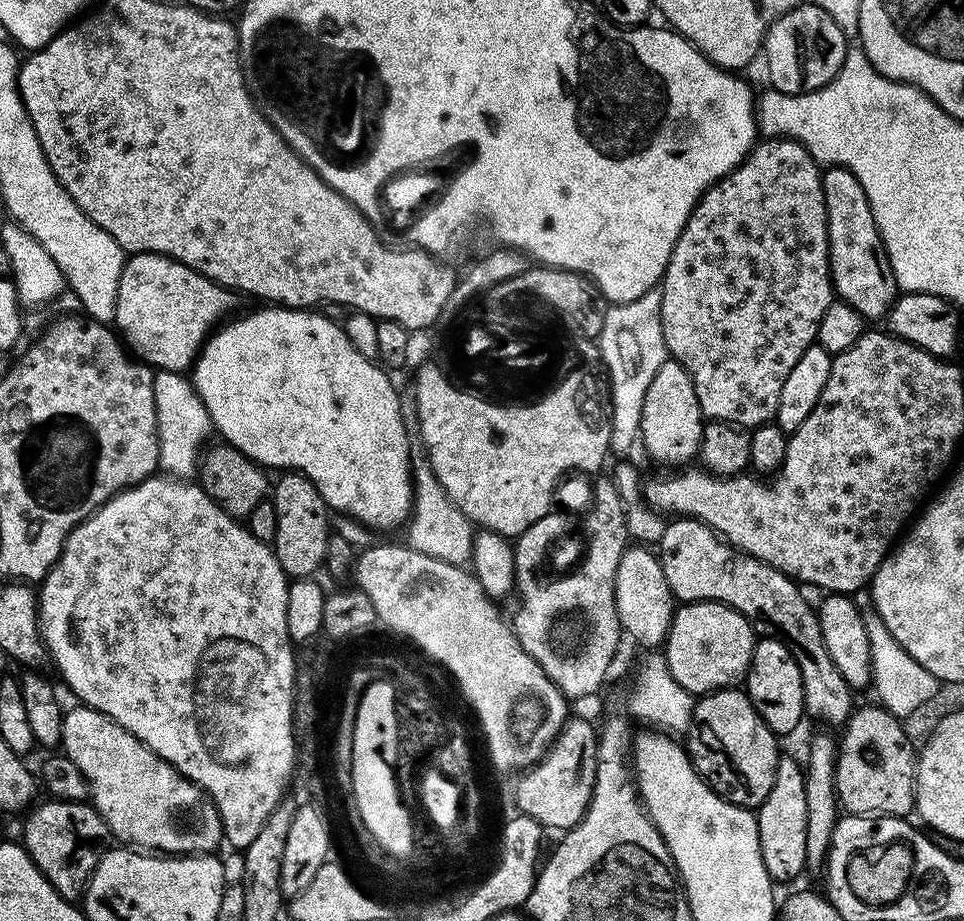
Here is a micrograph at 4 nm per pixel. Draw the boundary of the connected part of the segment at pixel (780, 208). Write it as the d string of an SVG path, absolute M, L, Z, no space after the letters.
M764 138L759 141L749 152L748 157L743 164L739 164L734 171L728 173L720 179L717 184L711 184L704 191L704 195L694 206L694 210L688 219L688 225L682 230L682 234L676 240L674 250L668 259L668 265L662 277L662 283L659 285L660 297L662 298L662 306L660 307L660 321L662 322L662 338L664 339L664 347L667 355L678 361L690 374L690 378L694 382L694 394L698 394L698 406L701 414L708 420L717 420L718 422L726 422L727 424L734 424L737 428L751 430L775 421L776 411L778 410L778 394L782 394L782 385L786 383L786 377L790 374L790 370L794 370L794 366L798 363L798 358L802 358L802 354L806 354L806 350L811 344L816 343L816 335L818 334L818 322L822 322L822 314L826 314L826 306L830 306L834 299L832 291L832 275L830 274L830 262L828 261L828 223L826 222L826 202L822 194L822 182L820 177L822 175L821 165L817 164L816 160L810 155L801 144L796 140L787 138Z

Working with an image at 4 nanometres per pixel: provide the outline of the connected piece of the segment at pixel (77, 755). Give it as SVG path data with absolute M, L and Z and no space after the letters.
M75 706L76 708L68 708L64 713L64 721L62 722L62 734L60 735L60 744L62 745L63 755L70 758L70 762L74 762L74 766L78 766L78 770L82 770L82 774L88 783L88 795L93 808L100 811L100 816L106 822L109 833L113 837L116 836L121 845L131 846L136 850L155 850L160 854L171 854L173 856L202 856L212 854L217 851L216 847L222 844L224 840L224 827L220 821L218 810L208 798L207 792L203 788L199 788L193 780L187 780L174 766L170 766L162 758L158 758L158 754L154 754L154 750L150 750L138 738L134 738L134 734L130 734L122 726L118 726L118 722L114 722L106 714L99 712L97 708L87 706Z

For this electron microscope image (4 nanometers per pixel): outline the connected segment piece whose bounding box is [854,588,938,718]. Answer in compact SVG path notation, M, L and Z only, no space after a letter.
M860 588L854 593L856 605L860 607L862 622L866 622L866 634L870 637L870 654L872 655L872 683L871 687L876 688L876 696L879 707L888 711L891 716L903 718L908 716L912 710L917 710L922 702L932 698L936 693L938 681L926 666L918 666L906 650L886 630L882 618L876 612L872 604L872 593L868 588Z

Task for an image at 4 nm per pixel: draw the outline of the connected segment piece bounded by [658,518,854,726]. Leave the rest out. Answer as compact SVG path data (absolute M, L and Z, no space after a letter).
M691 518L667 521L658 543L658 555L662 574L666 574L666 586L670 586L677 601L697 604L709 600L725 604L750 622L757 637L781 640L790 654L794 654L794 662L798 662L802 674L805 713L828 724L843 726L848 723L854 711L854 690L830 659L817 609L808 605L797 581L758 558L736 551L728 541L721 540L713 528Z

